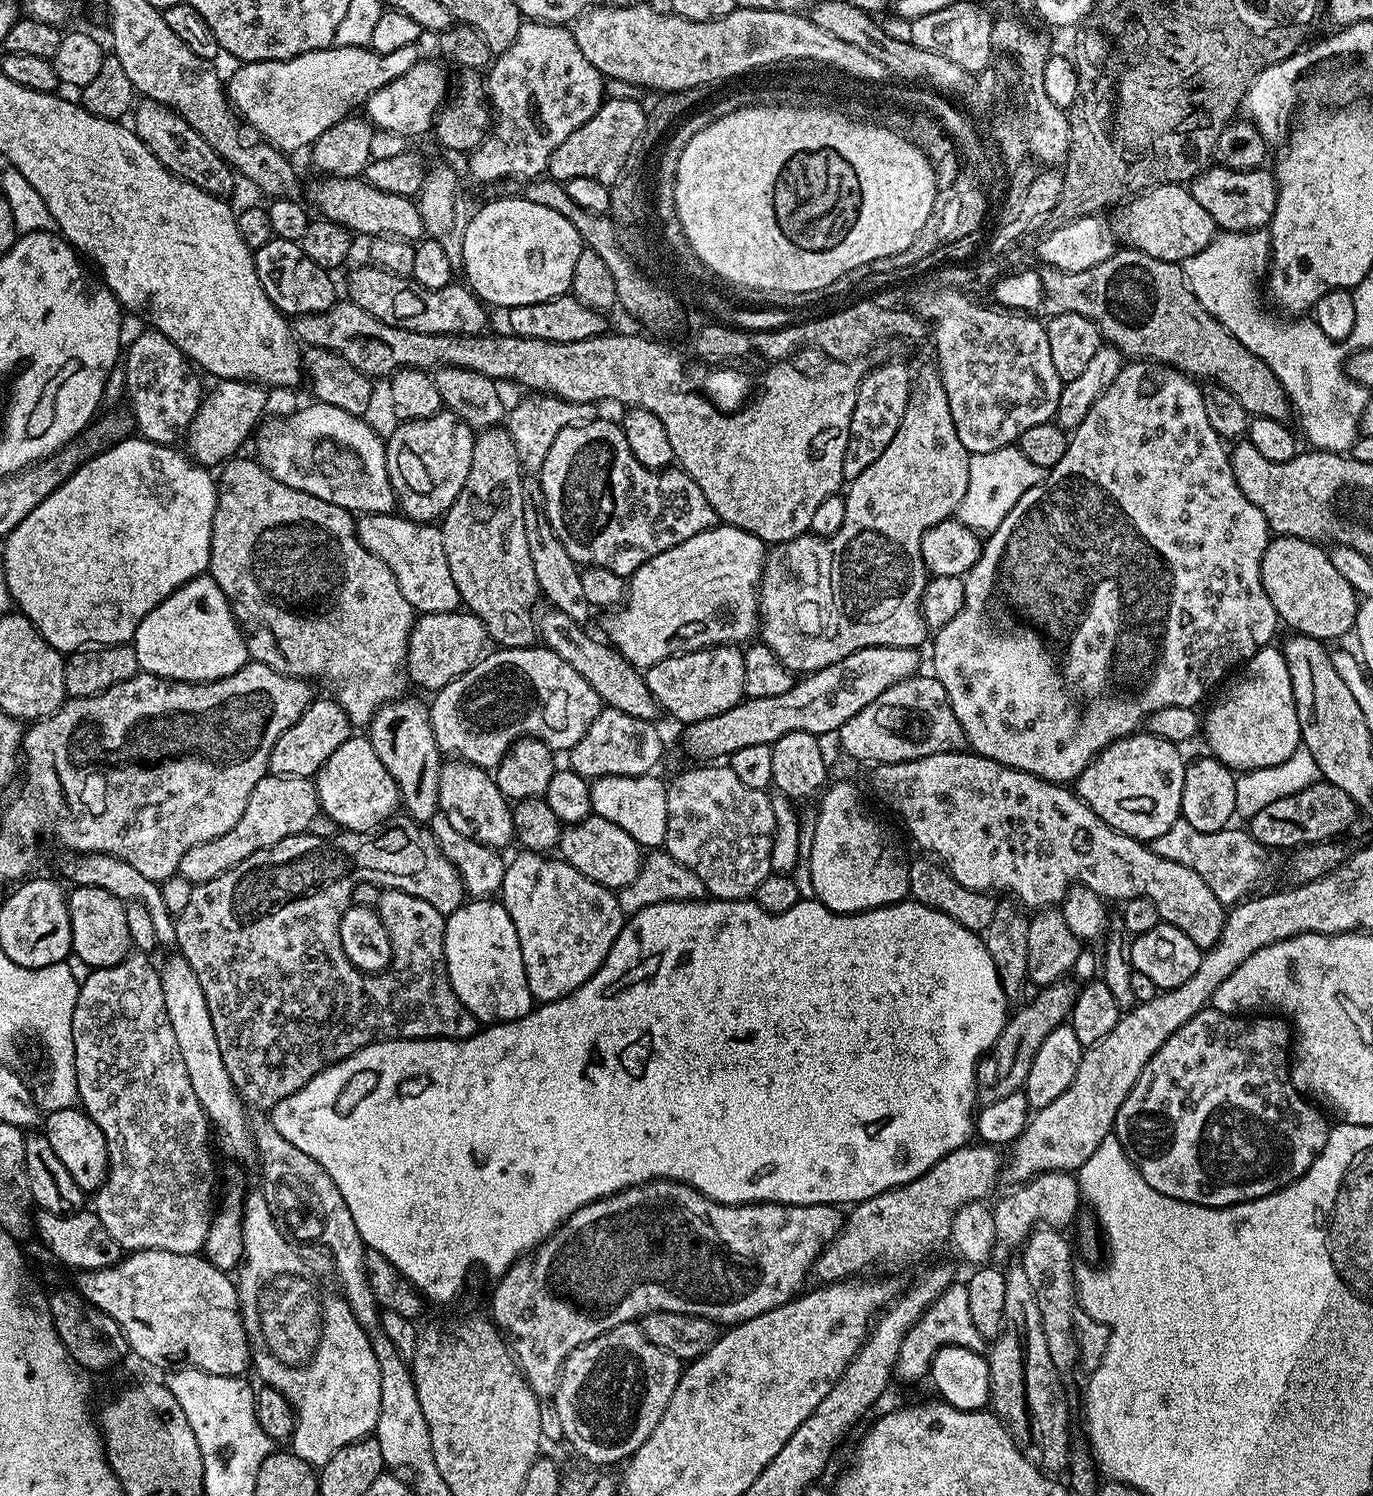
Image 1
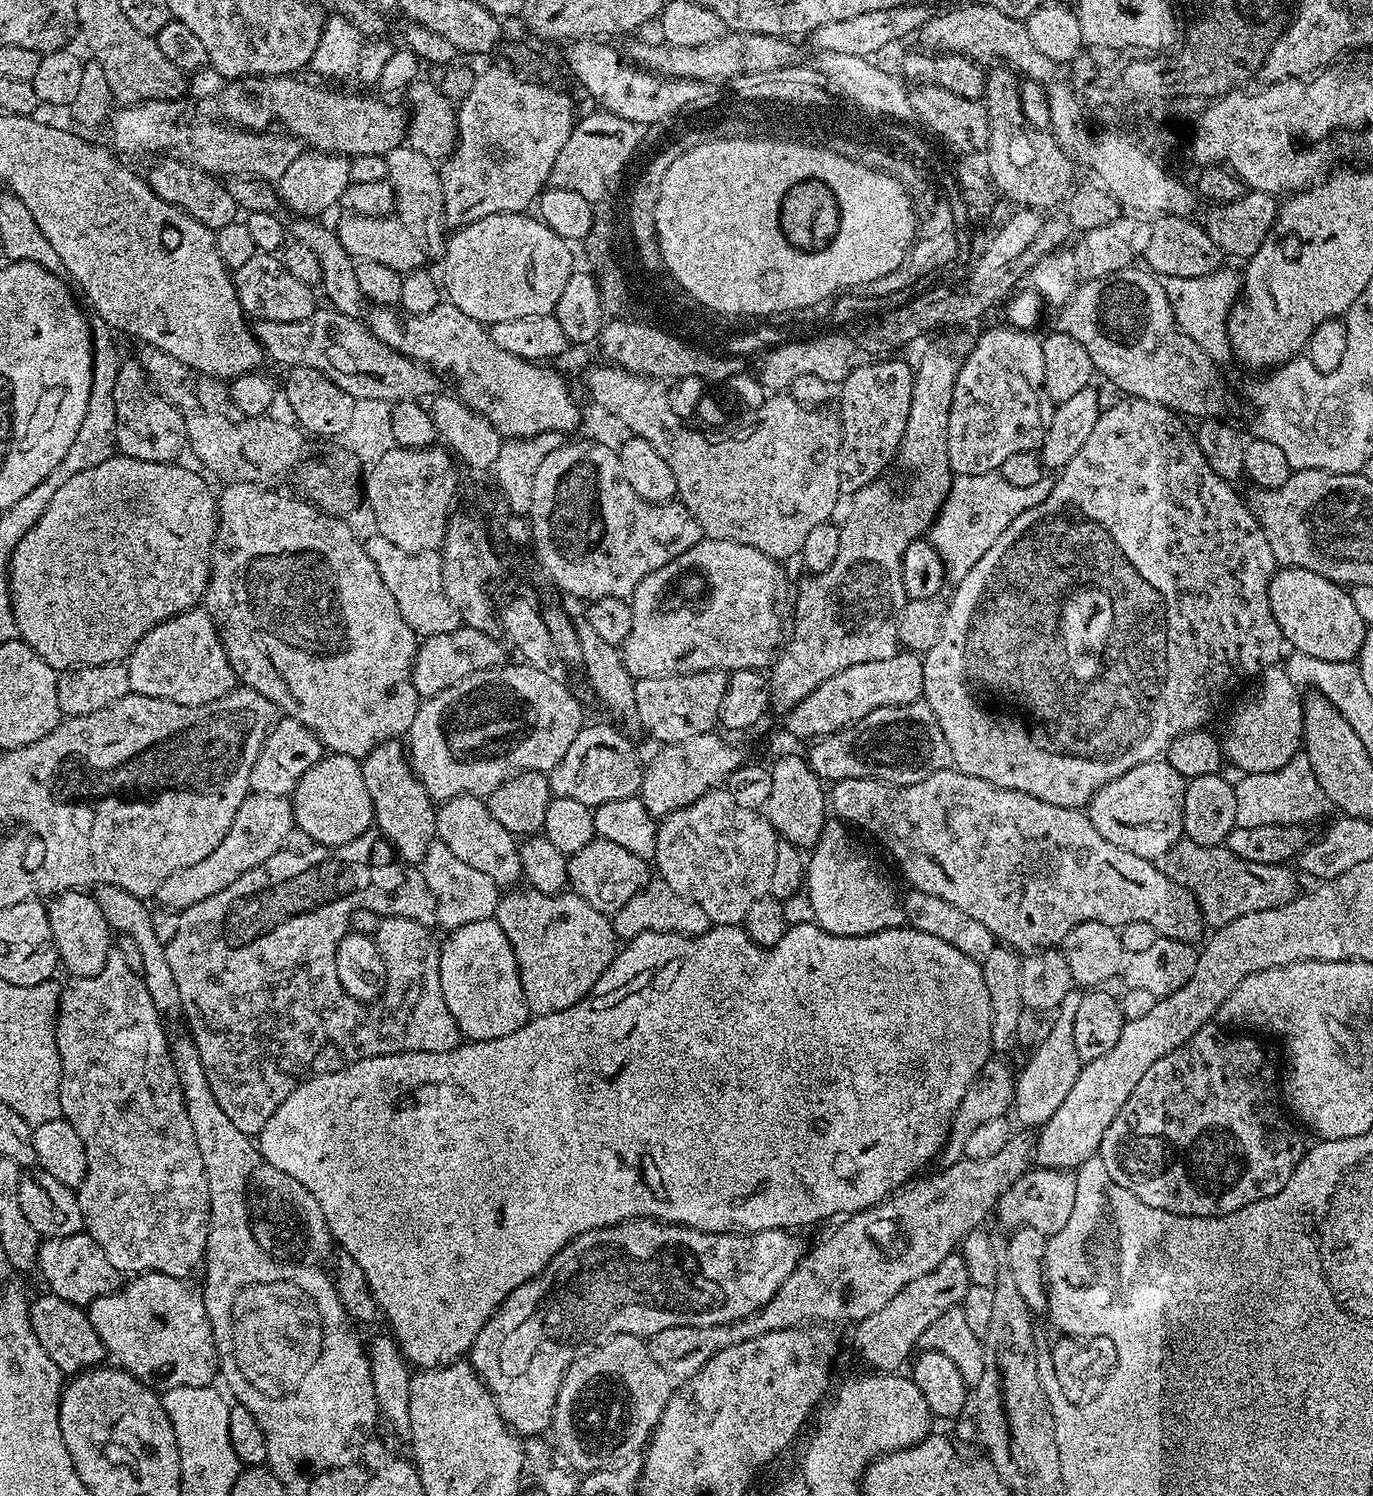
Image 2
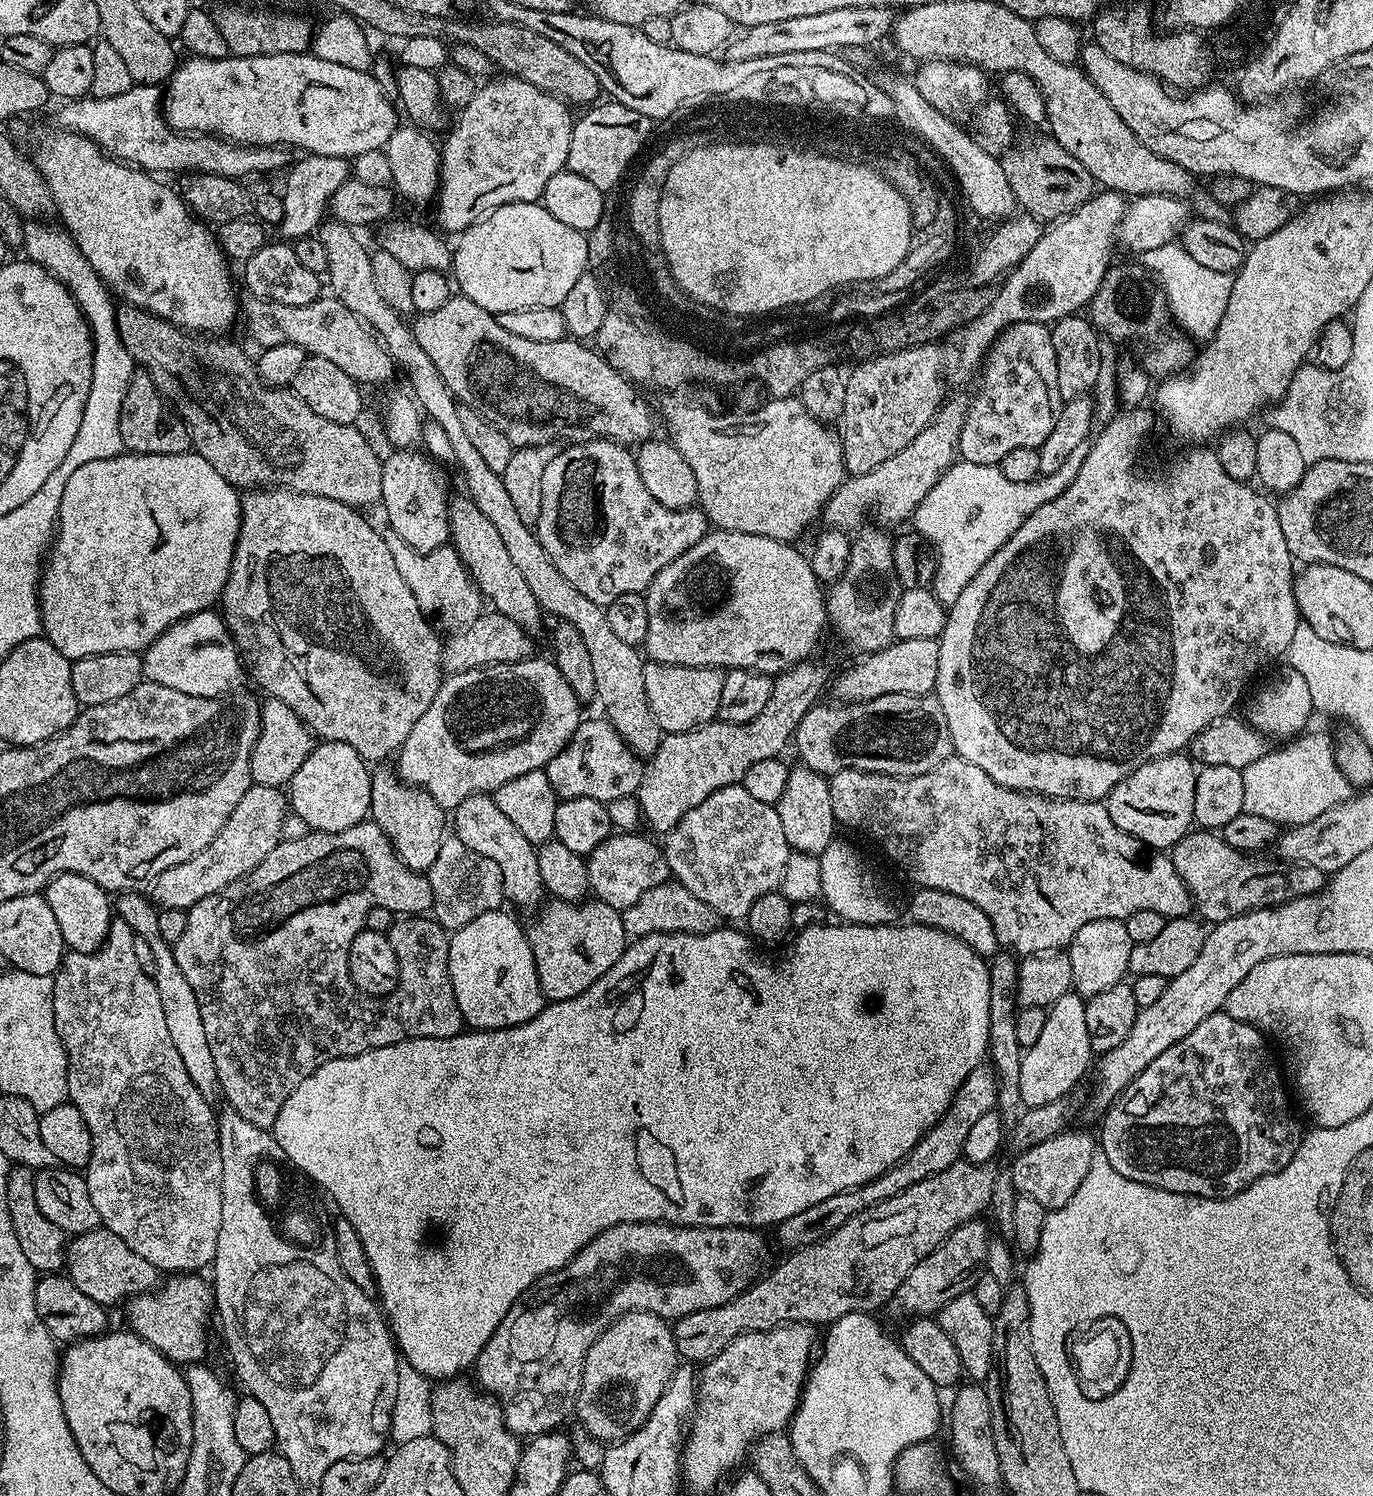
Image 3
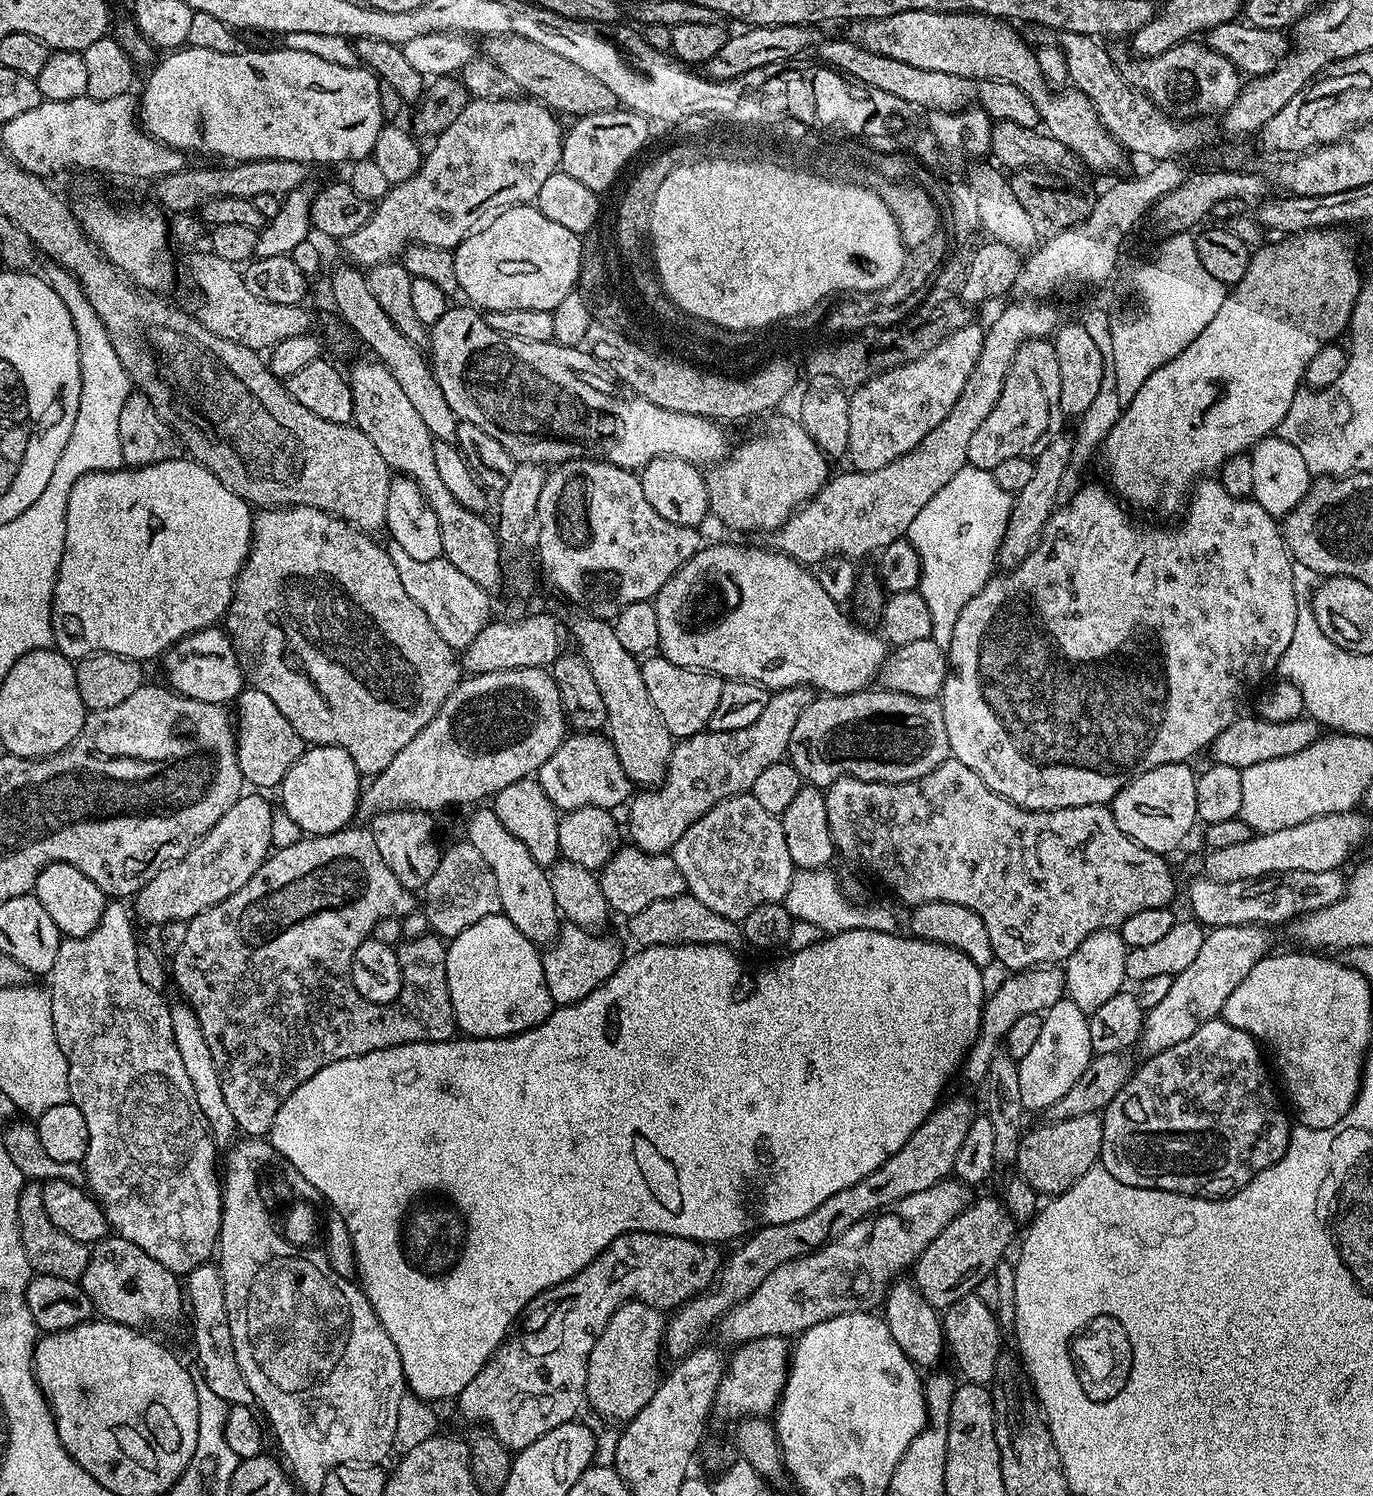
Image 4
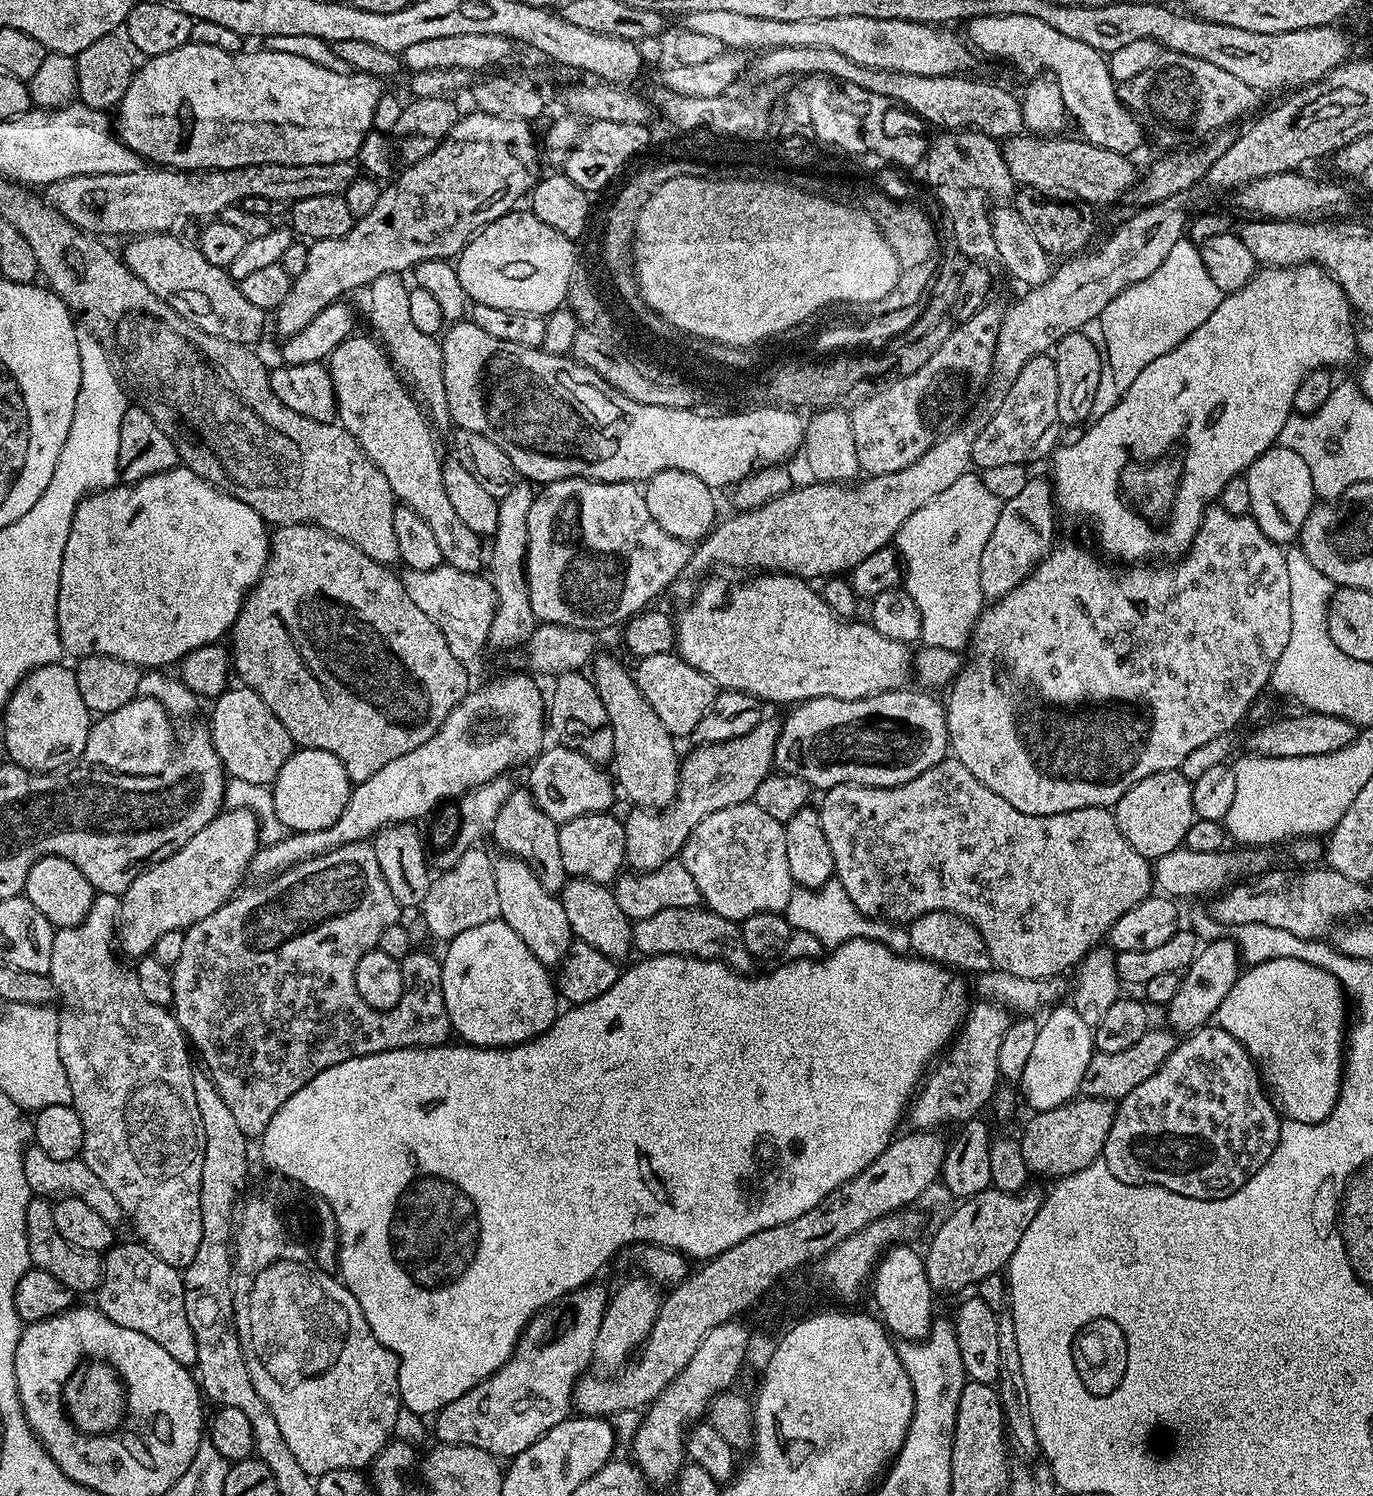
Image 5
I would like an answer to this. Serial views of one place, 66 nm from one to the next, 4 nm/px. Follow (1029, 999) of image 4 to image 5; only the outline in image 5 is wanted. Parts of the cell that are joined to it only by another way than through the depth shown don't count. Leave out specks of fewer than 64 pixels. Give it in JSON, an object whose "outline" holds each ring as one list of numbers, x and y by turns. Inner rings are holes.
{"outline":[[977,999,969,1007,968,1015,956,1033,950,1047,935,1061,934,1067,923,1077,906,1113,916,1130,940,1130,943,1124,959,1126,966,1120,979,1117,980,1111,992,1103,1002,1077,998,1066,998,1050,1002,1038,1014,1016,1002,1004,993,1000]]}

